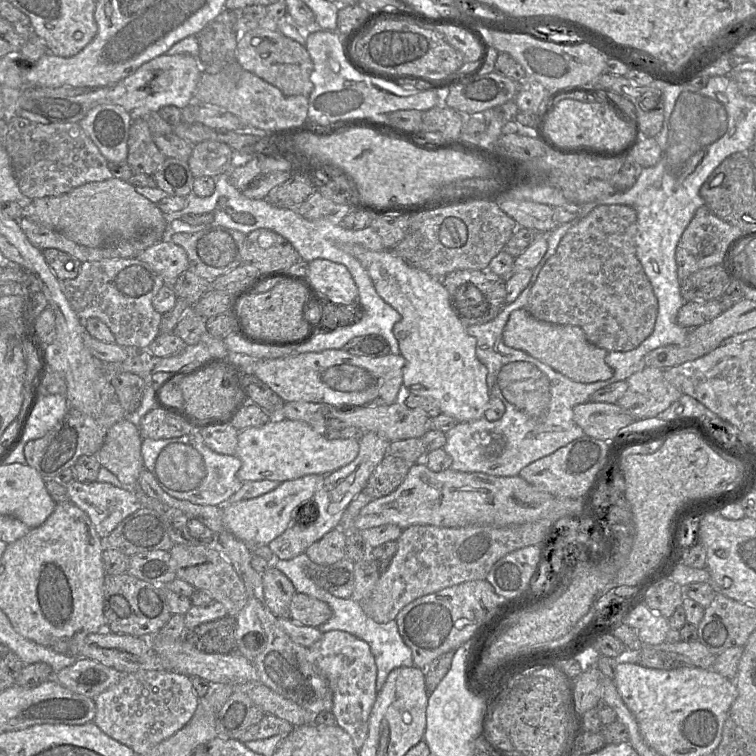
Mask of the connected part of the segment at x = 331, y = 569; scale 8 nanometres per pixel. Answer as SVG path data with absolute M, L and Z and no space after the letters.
M344 557L330 565L318 565L311 560L305 566L306 575L320 588L335 597L350 599L354 591L354 563Z

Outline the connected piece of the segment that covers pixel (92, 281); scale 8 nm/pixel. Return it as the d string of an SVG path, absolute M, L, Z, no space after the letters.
M137 257L82 262L76 278L60 283L78 318L101 320L111 330L118 345L144 349L160 333L162 315L153 308L152 299L164 285L164 279Z

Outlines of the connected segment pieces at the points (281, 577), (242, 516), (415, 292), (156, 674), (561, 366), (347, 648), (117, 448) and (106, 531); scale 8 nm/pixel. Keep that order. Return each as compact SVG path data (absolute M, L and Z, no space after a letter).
M273 565L262 574L264 597L278 618L290 618L290 603L296 590L292 582Z
M310 474L294 480L281 482L280 485L263 495L226 504L223 507L223 522L226 529L237 539L250 547L268 546L290 525L296 513L306 508L314 493L323 484L325 476Z
M354 242L340 244L340 250L361 263L380 297L401 315L401 320L393 327L400 355L405 359L401 401L410 394L430 397L438 403L442 413L454 417L458 423L484 418L490 398L487 368L478 360L476 339L466 332L466 326L452 309L448 291L442 281L409 266L391 250L370 251Z
M140 670L121 680L95 698L95 724L107 735L143 755L184 727L194 715L199 697L189 676L159 670Z
M525 308L511 312L502 339L506 346L526 352L576 382L592 383L610 379L613 375L605 362L607 351L592 344L580 327L540 321Z
M332 630L323 633L320 640L307 649L331 688L332 712L337 724L350 734L355 748L360 750L368 737L369 718L378 694L377 666L370 646L350 633Z
M127 419L111 426L96 456L107 470L123 484L138 482L144 468L138 427Z
M74 480L65 486L69 501L89 516L101 538L107 537L121 521L143 507L132 492L110 483Z

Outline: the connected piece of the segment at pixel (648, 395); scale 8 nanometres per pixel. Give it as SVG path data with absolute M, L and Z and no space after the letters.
M645 366L627 382L628 388L616 404L634 420L657 417L683 395L666 380L664 370L659 368Z

